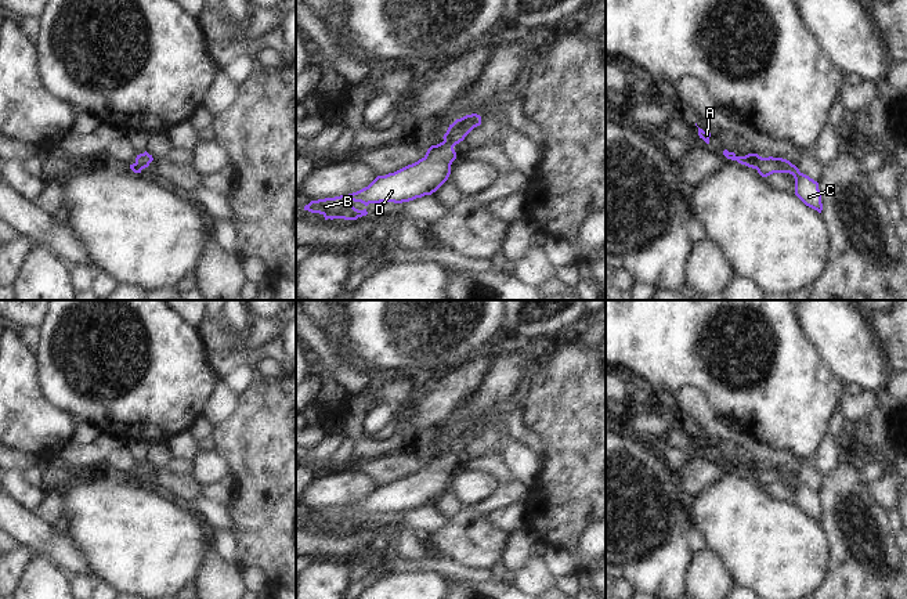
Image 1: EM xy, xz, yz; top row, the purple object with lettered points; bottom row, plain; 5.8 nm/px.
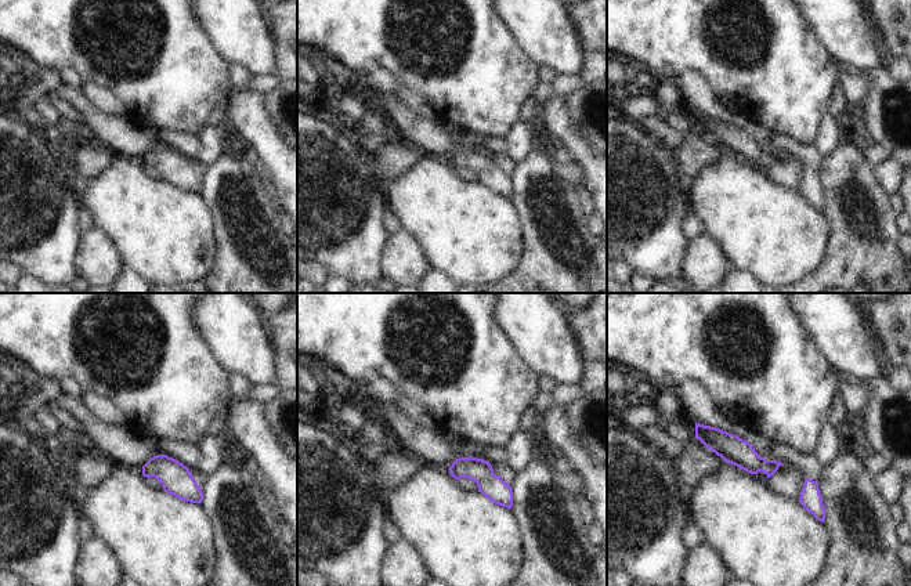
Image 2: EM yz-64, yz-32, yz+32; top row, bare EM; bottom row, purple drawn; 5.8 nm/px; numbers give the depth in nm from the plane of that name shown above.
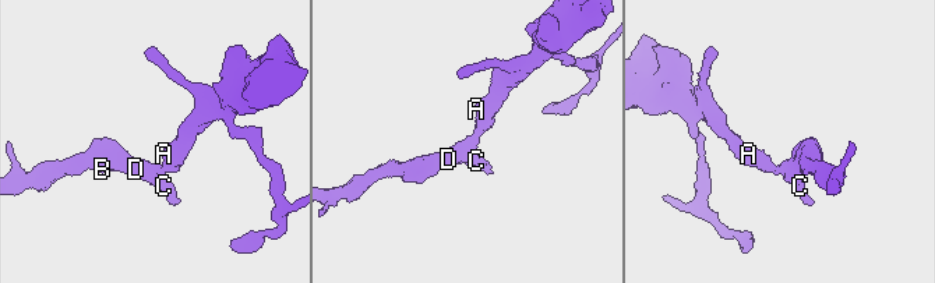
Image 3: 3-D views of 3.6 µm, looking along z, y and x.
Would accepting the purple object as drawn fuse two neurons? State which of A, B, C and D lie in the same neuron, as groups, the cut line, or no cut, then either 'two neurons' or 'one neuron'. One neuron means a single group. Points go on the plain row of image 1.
A B C D | no cut | one neuron

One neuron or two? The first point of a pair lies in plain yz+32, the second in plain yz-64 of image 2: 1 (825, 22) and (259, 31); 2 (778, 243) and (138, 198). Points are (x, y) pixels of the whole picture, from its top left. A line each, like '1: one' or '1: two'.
1: one
2: one

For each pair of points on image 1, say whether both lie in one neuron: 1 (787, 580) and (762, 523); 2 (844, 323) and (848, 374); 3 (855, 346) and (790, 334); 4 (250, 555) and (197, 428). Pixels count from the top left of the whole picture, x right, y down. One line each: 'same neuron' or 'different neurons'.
1: same neuron
2: same neuron
3: different neurons
4: different neurons

